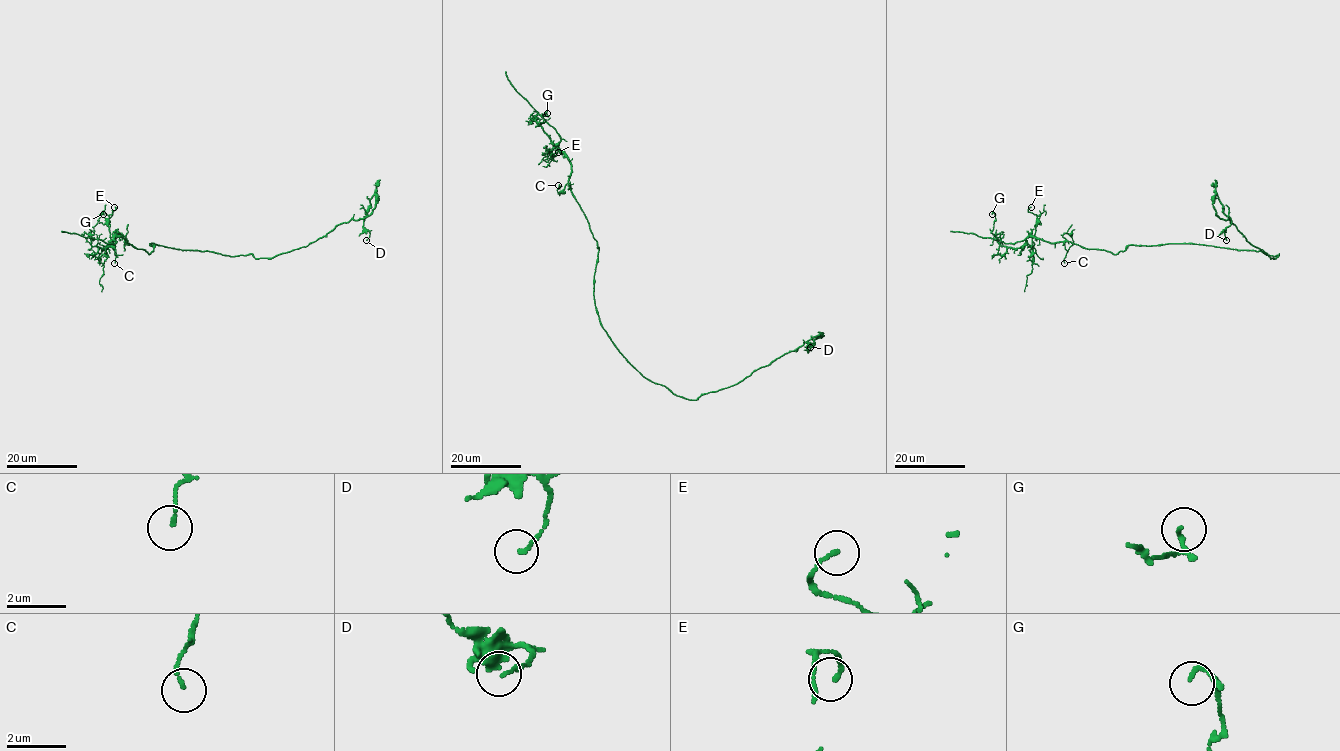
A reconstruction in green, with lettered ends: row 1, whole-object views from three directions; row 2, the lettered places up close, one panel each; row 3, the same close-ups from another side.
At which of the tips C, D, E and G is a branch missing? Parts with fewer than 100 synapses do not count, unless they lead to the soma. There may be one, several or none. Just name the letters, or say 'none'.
none

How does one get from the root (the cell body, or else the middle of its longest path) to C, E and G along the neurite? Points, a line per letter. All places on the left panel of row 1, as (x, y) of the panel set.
C: (174, 248), (150, 243), (154, 248), (149, 254), (134, 247), (120, 234), (113, 248), (114, 263)
E: (174, 248), (150, 243), (154, 248), (149, 254), (117, 236), (107, 245), (110, 241), (108, 217), (114, 207)
G: (174, 248), (150, 243), (154, 248), (149, 254), (117, 236), (106, 248), (92, 246), (93, 226), (103, 214)

